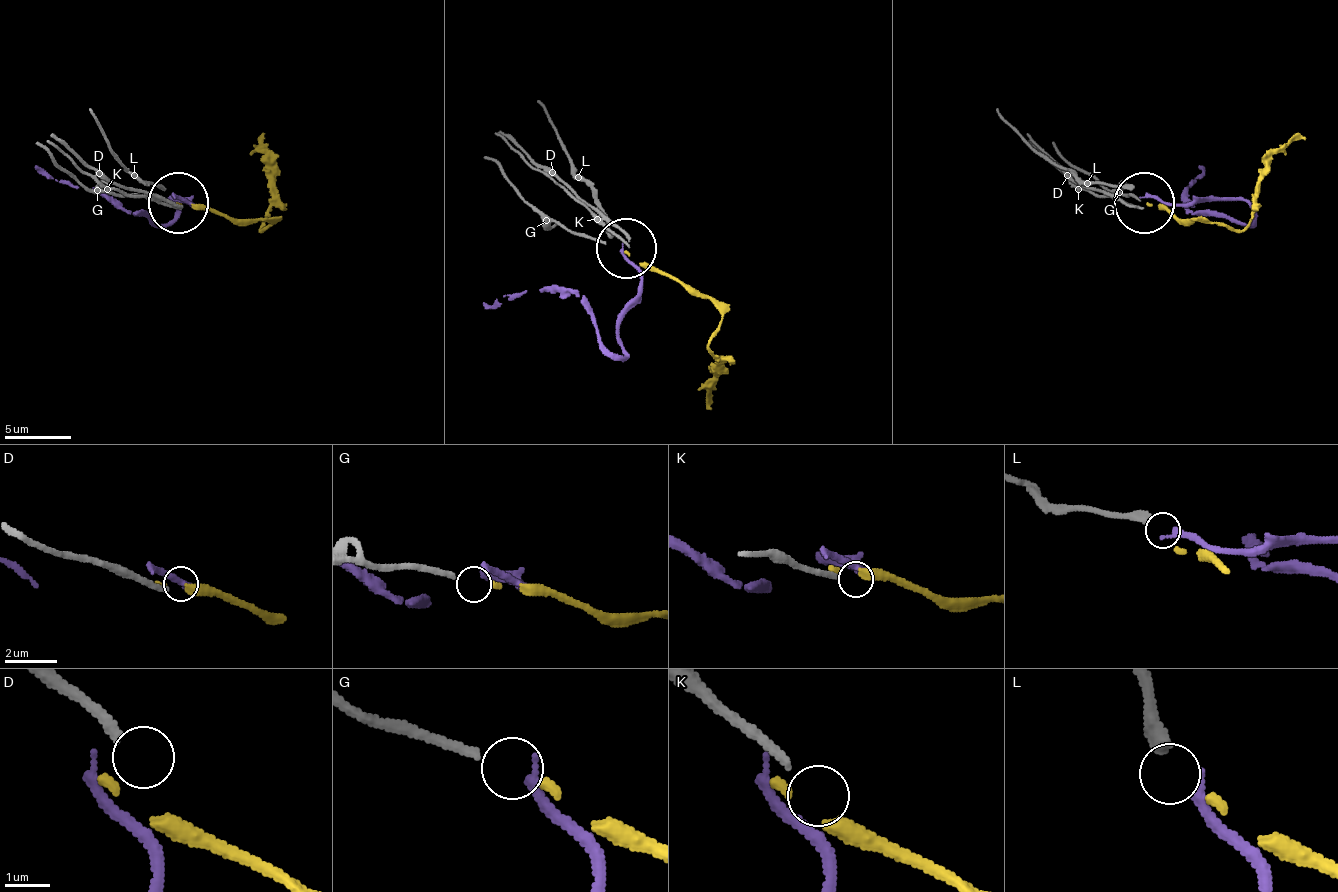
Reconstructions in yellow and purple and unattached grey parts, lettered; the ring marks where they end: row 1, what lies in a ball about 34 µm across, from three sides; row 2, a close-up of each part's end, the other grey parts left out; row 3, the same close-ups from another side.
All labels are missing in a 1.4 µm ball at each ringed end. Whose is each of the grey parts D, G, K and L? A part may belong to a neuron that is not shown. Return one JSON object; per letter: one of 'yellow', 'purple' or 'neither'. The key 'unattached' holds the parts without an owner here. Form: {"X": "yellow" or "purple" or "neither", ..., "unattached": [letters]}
{"D": "neither", "G": "yellow", "K": "neither", "L": "purple", "unattached": ["D", "K"]}

